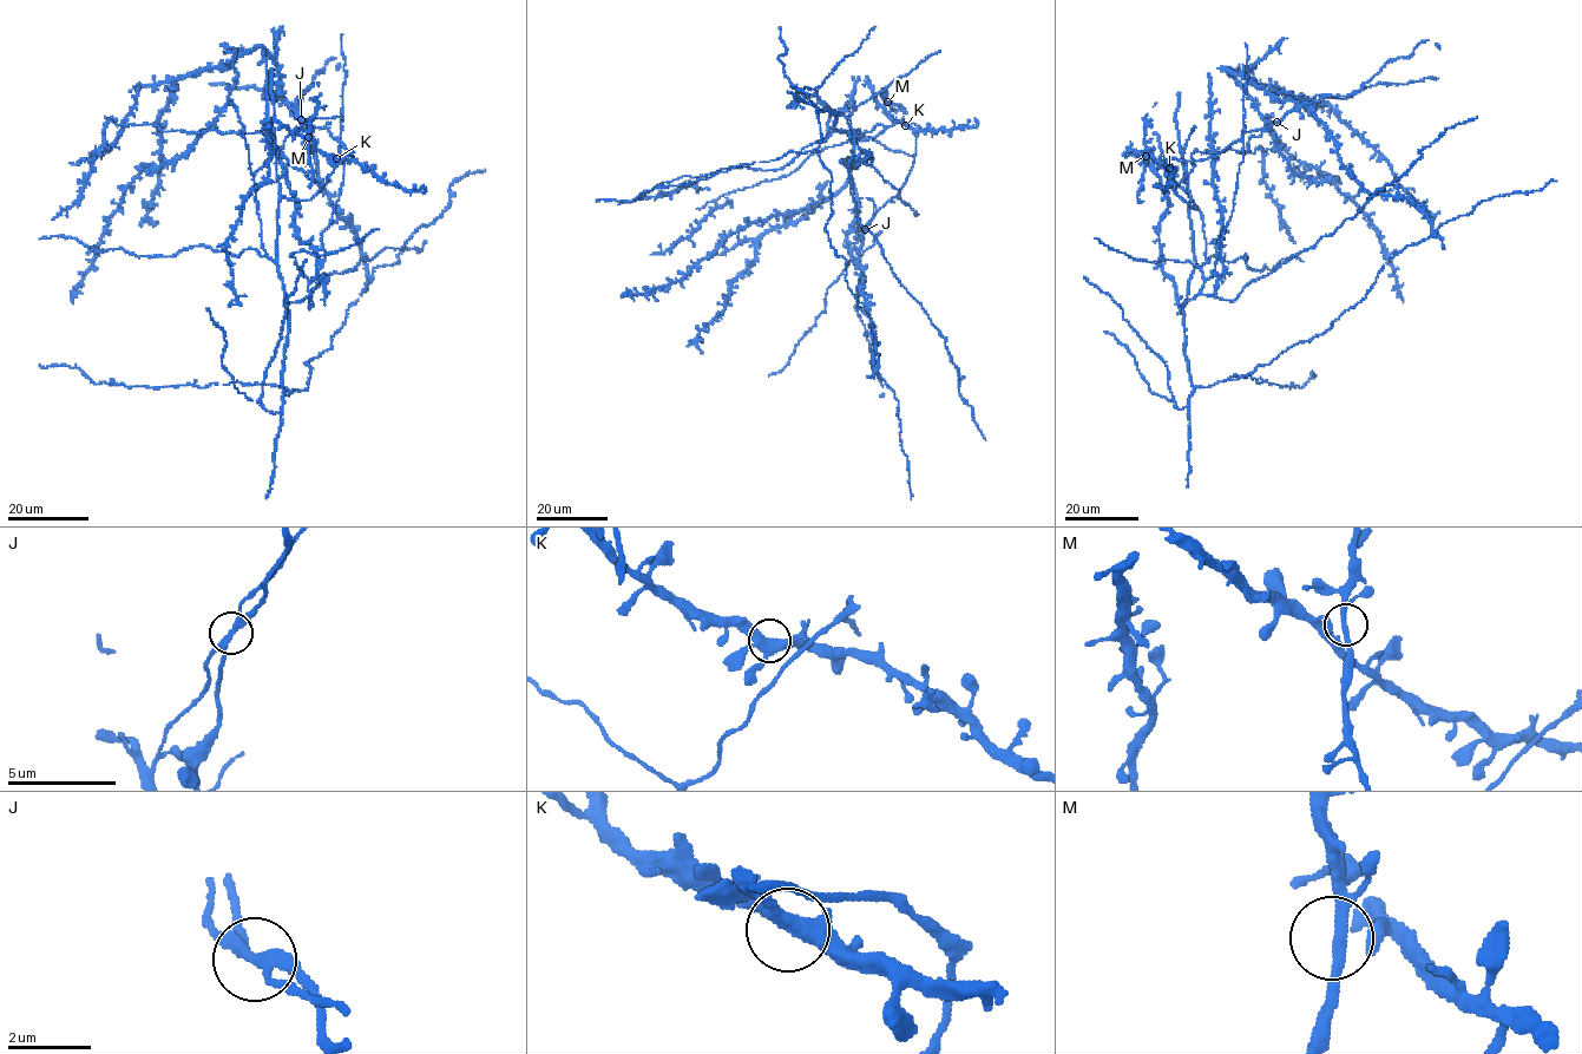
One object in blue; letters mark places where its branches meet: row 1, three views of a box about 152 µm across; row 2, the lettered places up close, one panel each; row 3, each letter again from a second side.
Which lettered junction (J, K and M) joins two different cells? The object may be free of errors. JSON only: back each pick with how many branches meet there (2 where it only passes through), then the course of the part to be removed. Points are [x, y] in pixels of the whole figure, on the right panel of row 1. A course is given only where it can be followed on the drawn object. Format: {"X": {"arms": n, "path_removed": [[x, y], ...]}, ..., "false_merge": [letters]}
{"J": {"arms": 4}, "false_merge": ["J"]}

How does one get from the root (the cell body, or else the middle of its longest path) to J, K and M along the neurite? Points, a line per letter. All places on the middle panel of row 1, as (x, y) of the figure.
J: (917, 135), (914, 161), (907, 179), (865, 229)
K: (917, 135), (914, 124), (901, 122), (905, 125)
M: (917, 135), (914, 124), (890, 117), (883, 106), (887, 102)

